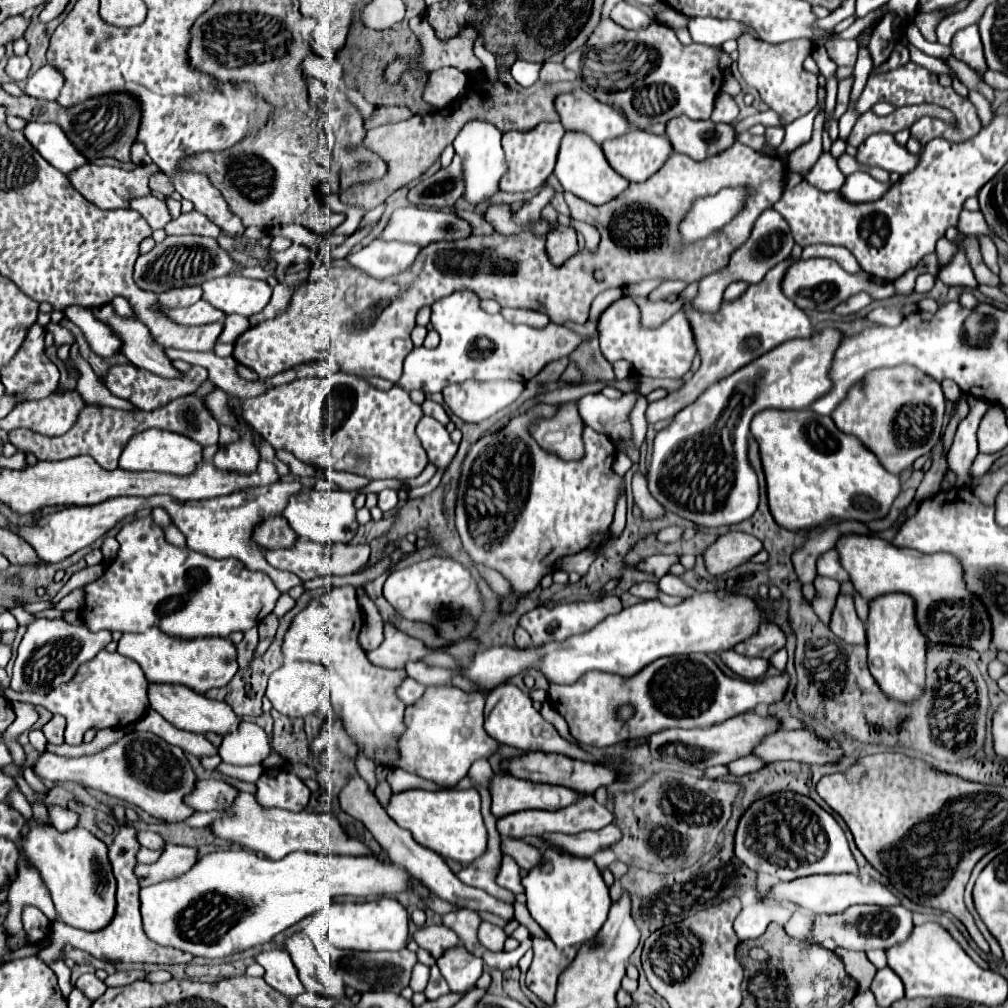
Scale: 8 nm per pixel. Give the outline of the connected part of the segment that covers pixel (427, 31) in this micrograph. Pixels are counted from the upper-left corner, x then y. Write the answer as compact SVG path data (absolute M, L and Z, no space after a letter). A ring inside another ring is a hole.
M424 17L410 19L410 29L422 43L422 59L420 59L420 69L432 72L442 67L458 67L460 71L472 75L472 73L482 73L482 63L472 51L476 31L474 29L464 29L462 35L454 37L452 41L440 41L434 35L432 25Z

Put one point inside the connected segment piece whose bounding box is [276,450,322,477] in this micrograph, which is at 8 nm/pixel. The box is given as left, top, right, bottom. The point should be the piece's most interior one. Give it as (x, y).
(301, 469)

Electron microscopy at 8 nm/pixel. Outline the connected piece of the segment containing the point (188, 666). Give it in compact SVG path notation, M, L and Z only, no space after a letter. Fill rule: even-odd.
M150 627L144 633L124 633L118 641L118 653L136 661L144 671L148 683L172 683L190 687L196 693L206 693L214 687L224 687L238 671L236 647L230 639L194 639L180 641L166 637L160 629Z

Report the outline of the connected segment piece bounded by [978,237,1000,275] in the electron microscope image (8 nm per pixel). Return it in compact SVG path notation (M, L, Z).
M978 237L980 239L980 249L982 249L982 257L984 257L984 263L986 267L1000 275L1000 265L998 265L998 253L996 253L996 245L988 239L988 237Z

